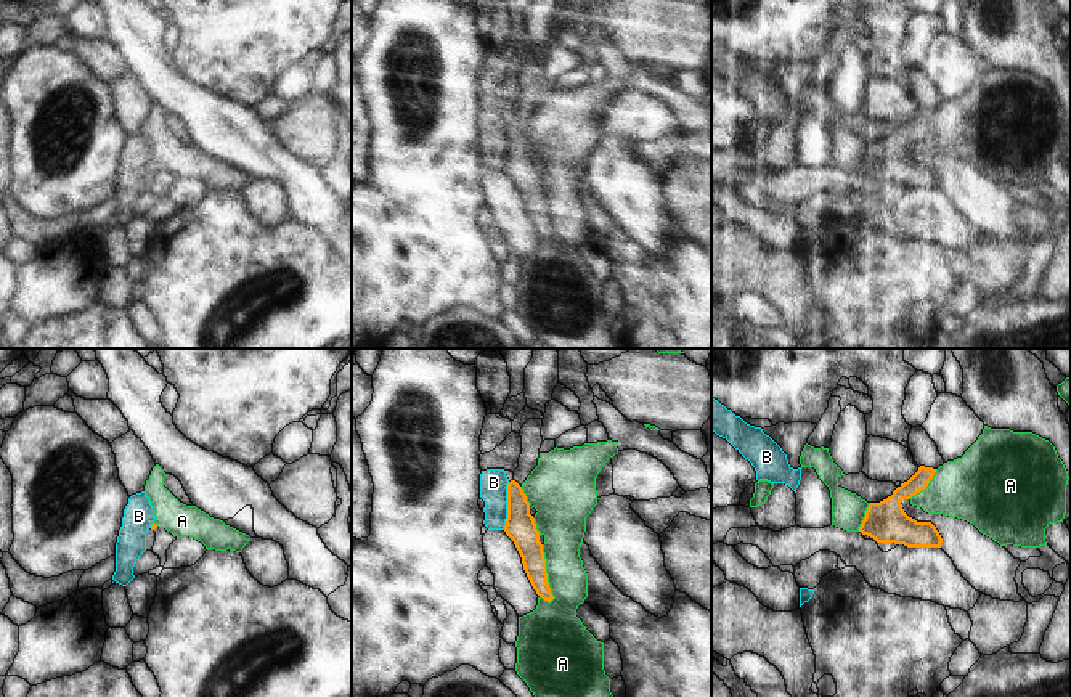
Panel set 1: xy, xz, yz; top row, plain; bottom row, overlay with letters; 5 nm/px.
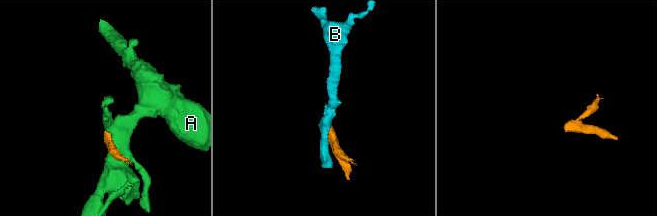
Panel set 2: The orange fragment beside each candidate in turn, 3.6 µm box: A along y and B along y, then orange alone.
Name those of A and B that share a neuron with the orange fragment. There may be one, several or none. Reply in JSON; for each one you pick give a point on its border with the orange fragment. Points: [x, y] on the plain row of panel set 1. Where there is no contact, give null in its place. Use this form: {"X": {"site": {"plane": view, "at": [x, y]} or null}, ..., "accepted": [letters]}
{"accepted": []}

